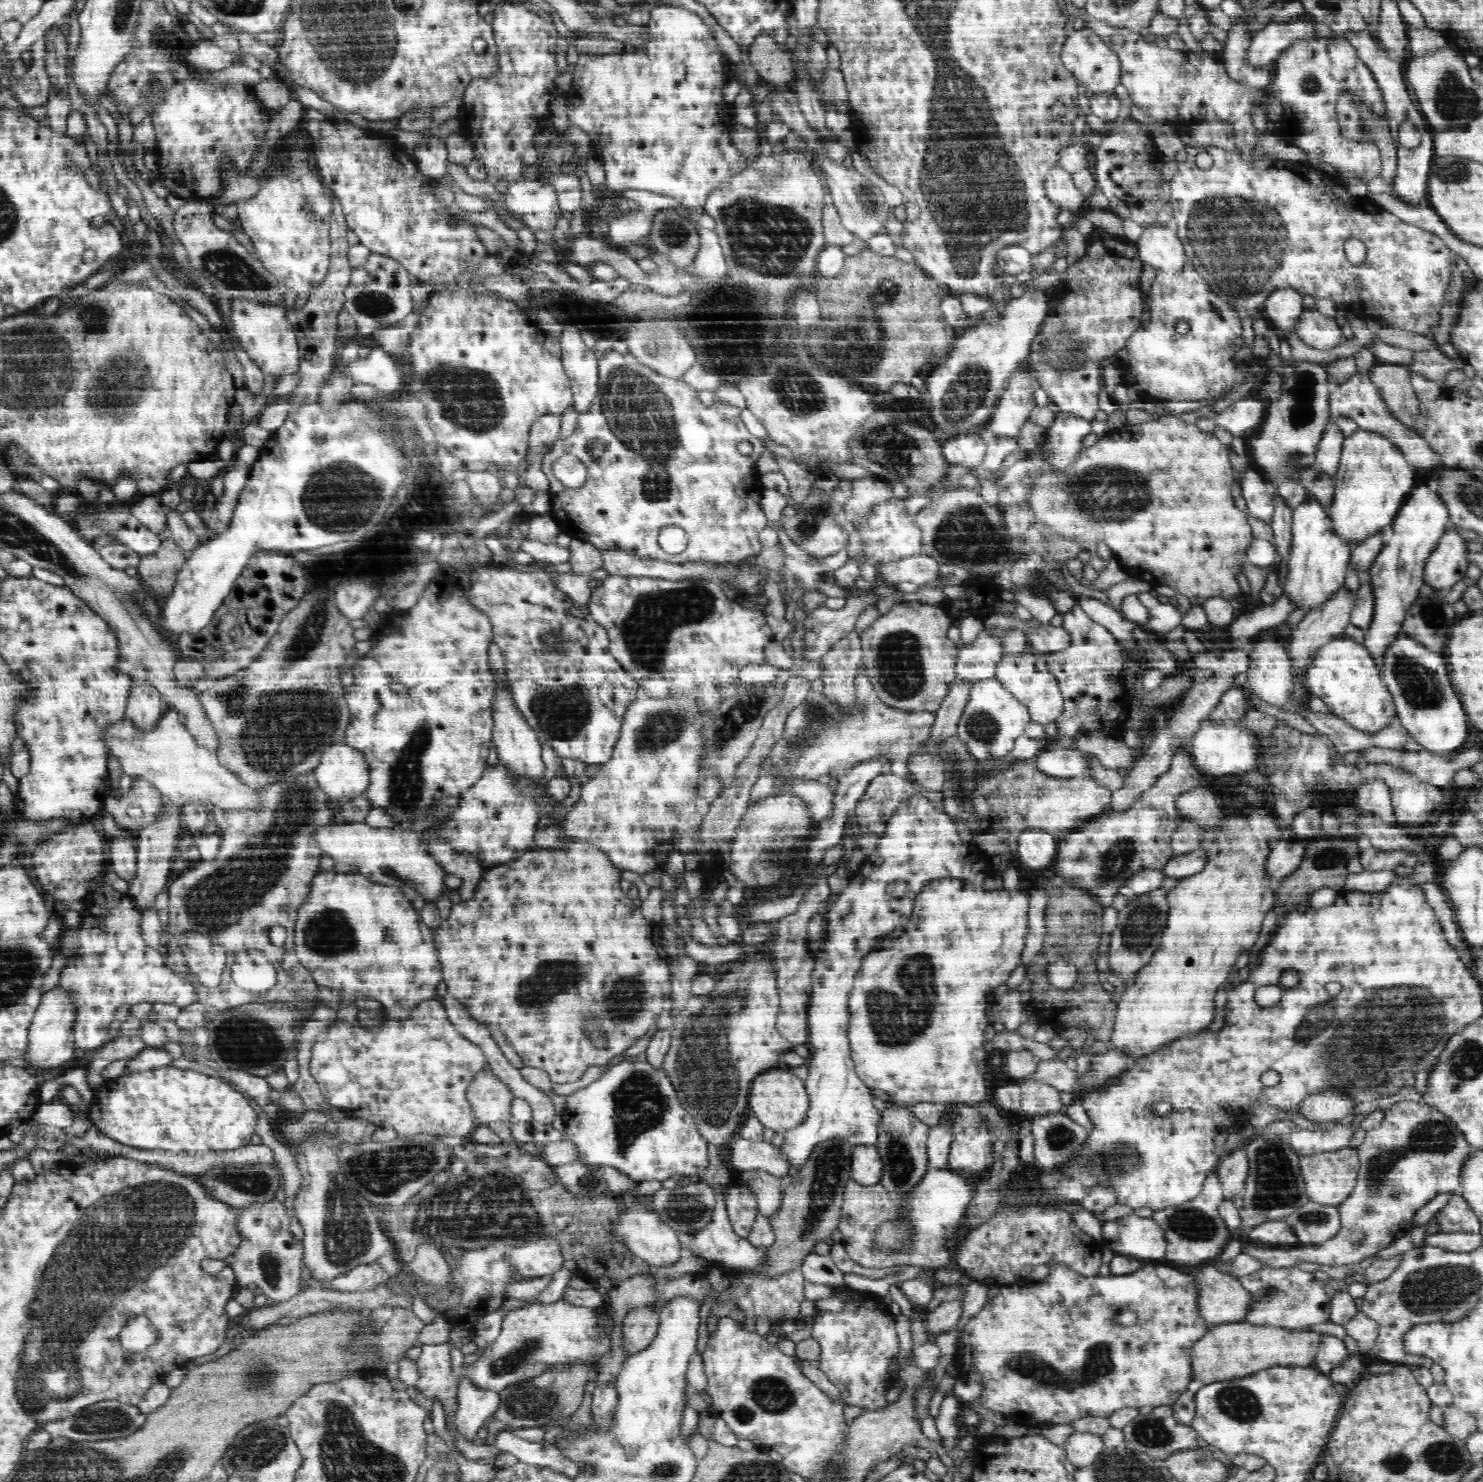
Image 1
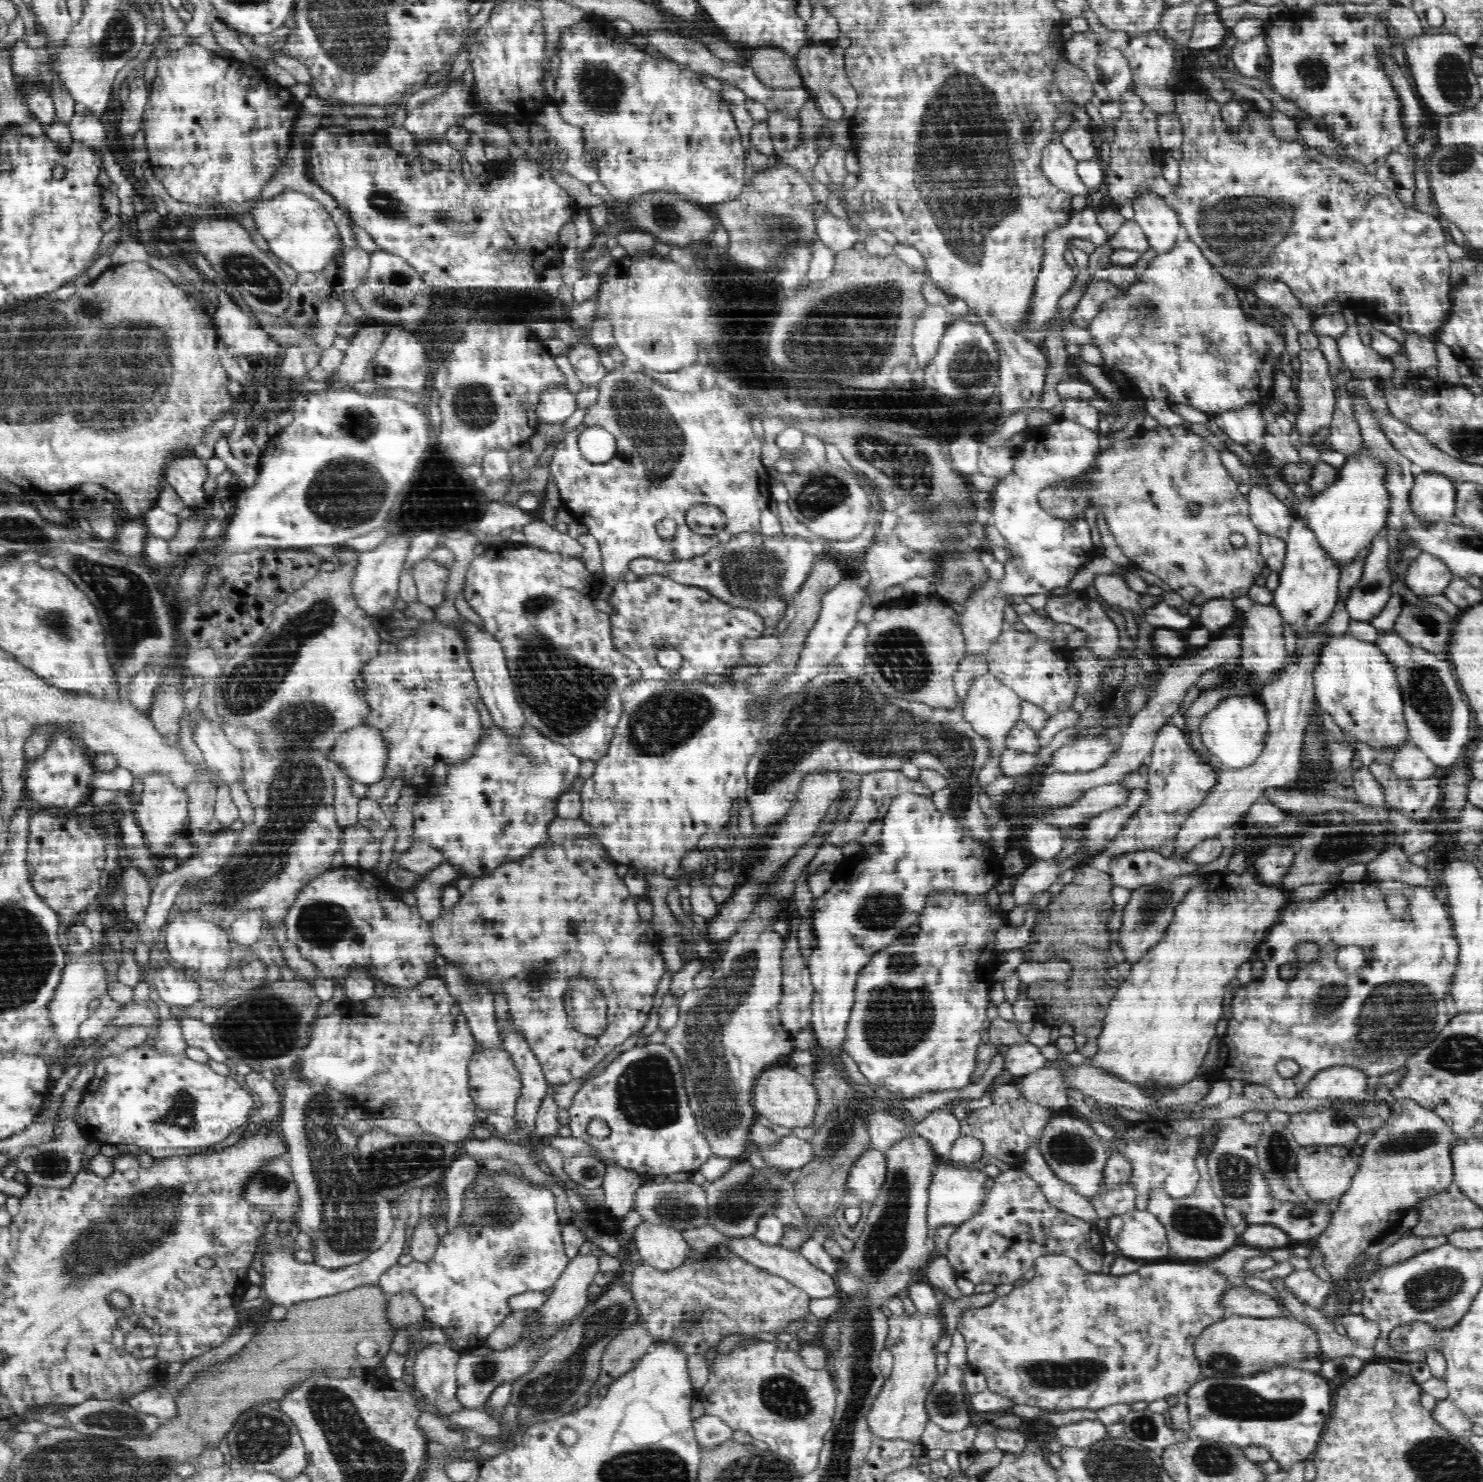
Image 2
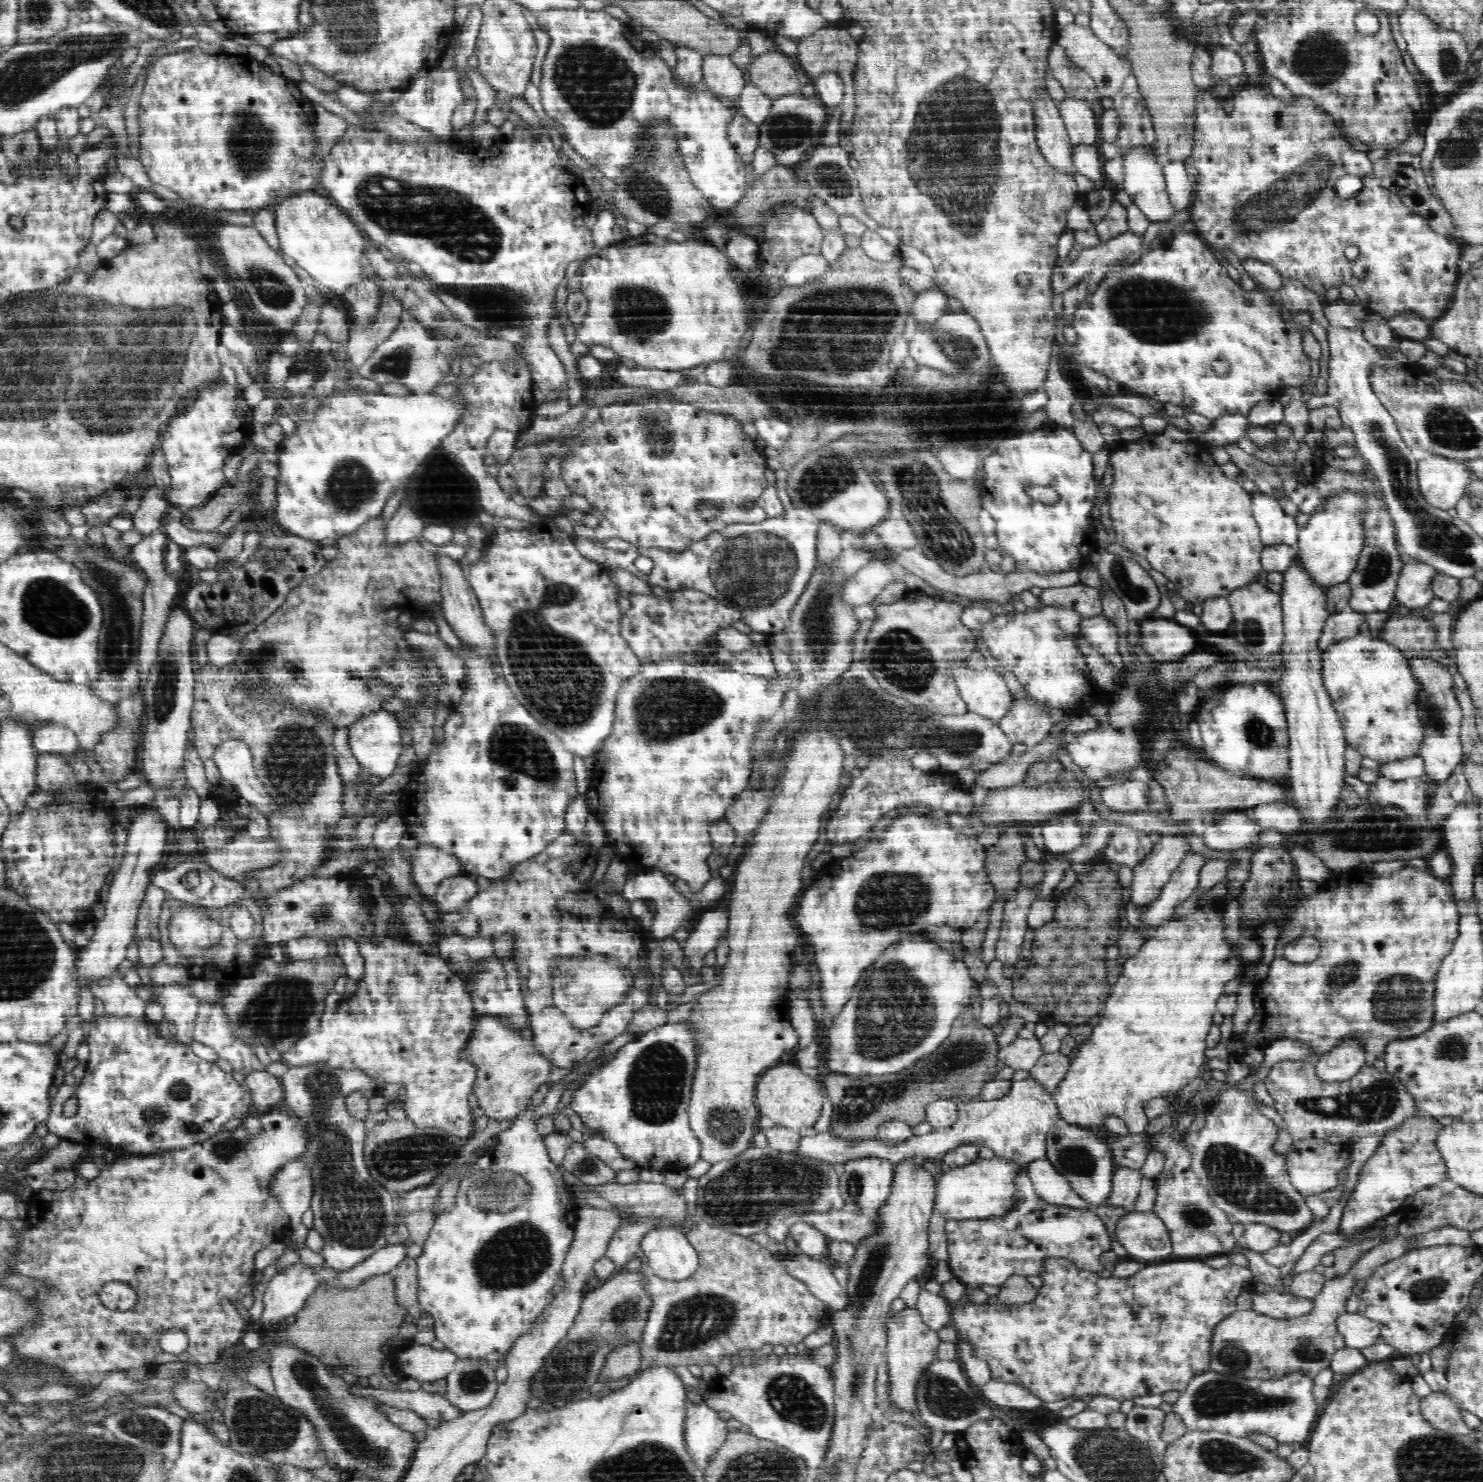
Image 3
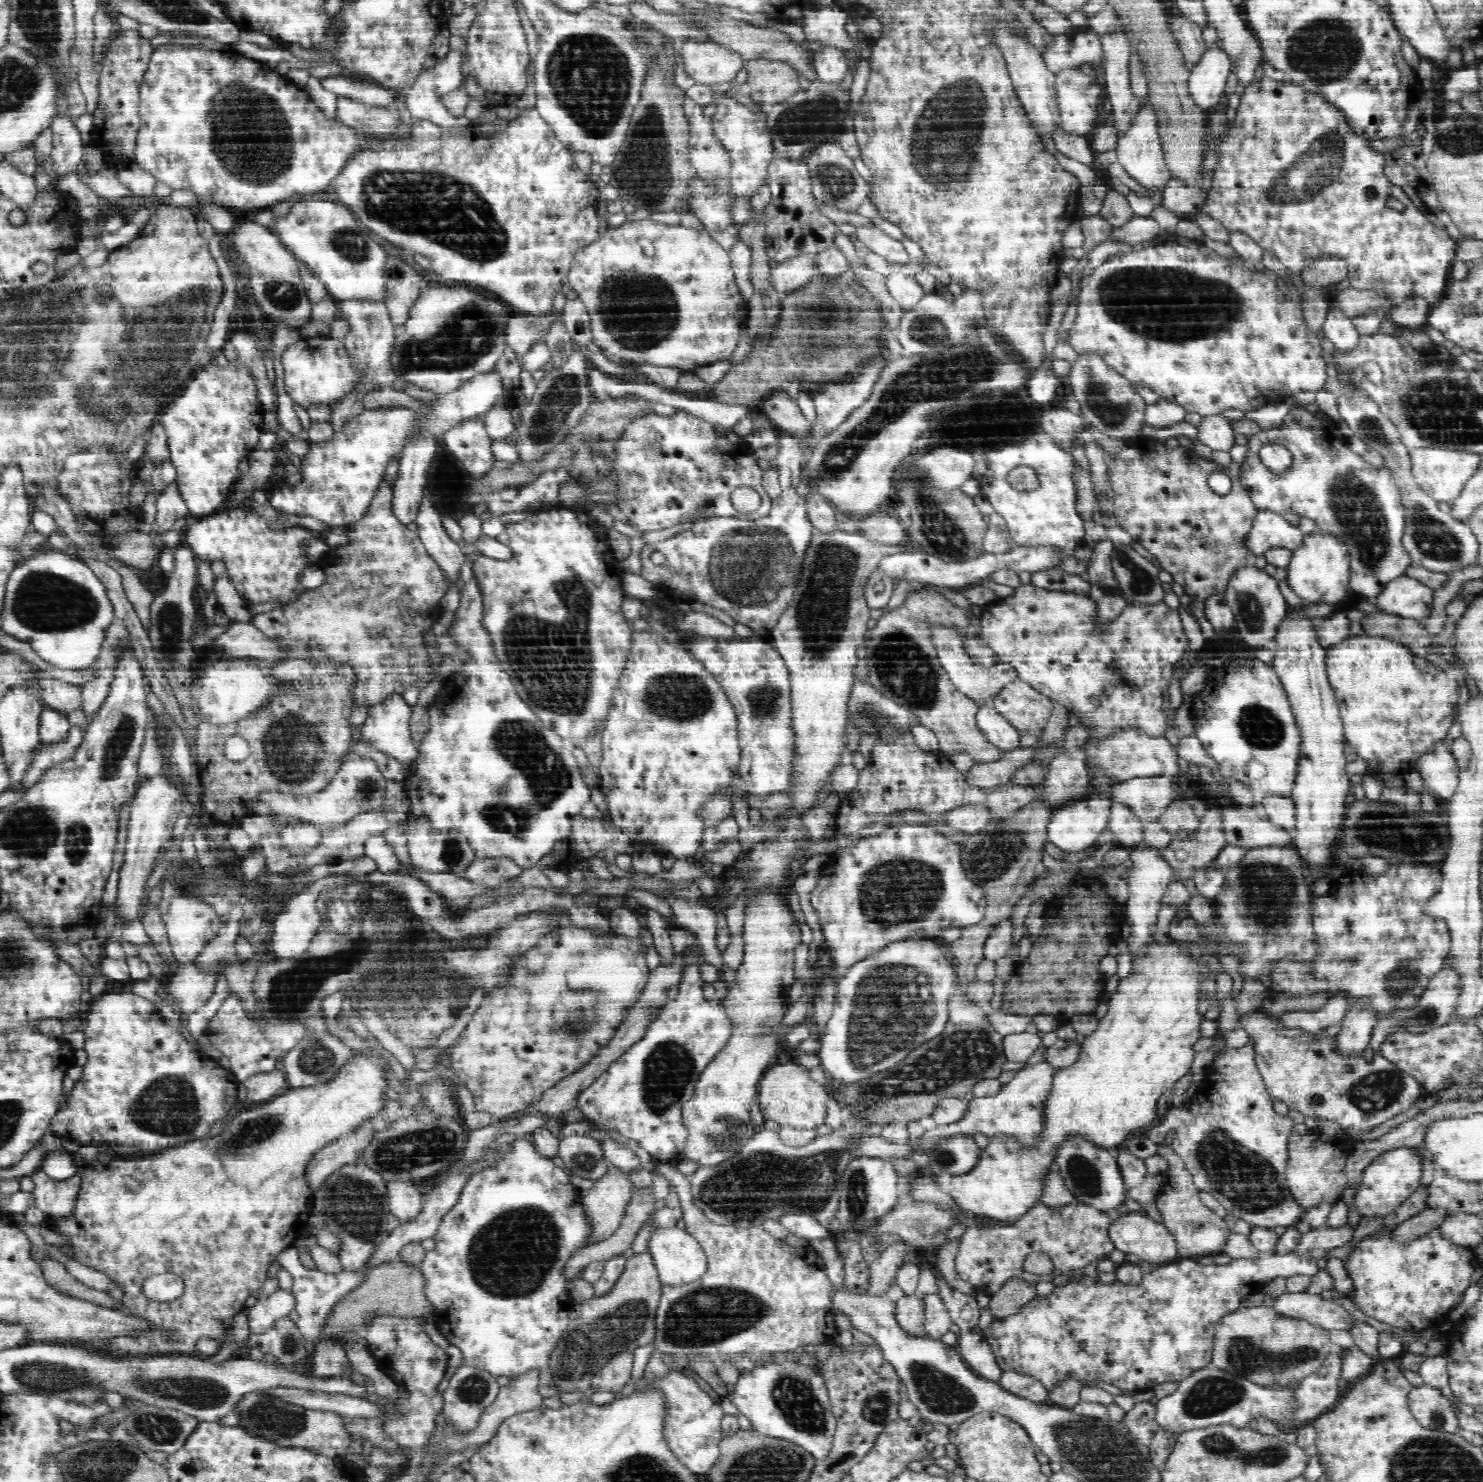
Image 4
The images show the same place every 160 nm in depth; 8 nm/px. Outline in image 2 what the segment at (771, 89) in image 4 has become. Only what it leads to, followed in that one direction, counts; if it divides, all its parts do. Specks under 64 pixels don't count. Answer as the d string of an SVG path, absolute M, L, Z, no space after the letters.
M759 47L753 50L747 65L767 88L789 91L803 87L795 58L777 47Z

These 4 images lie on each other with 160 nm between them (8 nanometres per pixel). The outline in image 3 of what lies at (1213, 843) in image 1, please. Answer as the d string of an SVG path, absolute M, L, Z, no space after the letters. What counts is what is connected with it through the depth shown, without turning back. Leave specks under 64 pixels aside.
M1224 898L1216 900L1211 904L1198 906L1197 911L1190 912L1179 920L1172 920L1165 923L1164 926L1155 929L1154 936L1150 941L1145 941L1138 952L1130 959L1125 959L1121 962L1120 977L1118 982L1111 988L1109 997L1103 1005L1103 1016L1100 1018L1097 1026L1093 1028L1092 1035L1089 1037L1090 1044L1085 1044L1080 1047L1080 1054L1071 1062L1070 1068L1066 1076L1055 1086L1054 1094L1052 1094L1055 1104L1059 1111L1059 1117L1062 1119L1062 1124L1068 1122L1071 1126L1080 1126L1085 1129L1092 1126L1100 1126L1102 1128L1102 1120L1106 1116L1118 1116L1126 1123L1128 1132L1136 1134L1145 1132L1148 1126L1148 1117L1146 1117L1146 1101L1151 1101L1153 1098L1160 1097L1175 1097L1186 1084L1190 1084L1192 1080L1200 1077L1200 1066L1207 1061L1206 1037L1210 1032L1210 1026L1213 1024L1213 1016L1217 1011L1217 1001L1220 996L1225 994L1225 987L1230 980L1240 978L1239 971L1241 970L1241 959L1238 957L1238 951L1232 947L1232 944L1226 942L1224 937L1224 922L1222 922L1222 912L1224 912Z

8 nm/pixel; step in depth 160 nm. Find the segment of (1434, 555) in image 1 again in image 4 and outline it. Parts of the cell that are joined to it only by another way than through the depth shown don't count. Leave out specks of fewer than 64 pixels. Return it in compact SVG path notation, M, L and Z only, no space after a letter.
M1404 574L1384 586L1378 606L1384 613L1424 621L1433 609L1434 591L1424 583Z

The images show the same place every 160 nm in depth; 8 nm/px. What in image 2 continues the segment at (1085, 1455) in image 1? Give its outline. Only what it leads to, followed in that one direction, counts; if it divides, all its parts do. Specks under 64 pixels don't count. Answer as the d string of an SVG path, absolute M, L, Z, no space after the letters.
M1096 1418L1056 1427L1055 1433L1062 1445L1073 1445L1074 1448L1086 1449L1090 1444L1107 1436L1106 1427L1107 1425L1102 1424Z

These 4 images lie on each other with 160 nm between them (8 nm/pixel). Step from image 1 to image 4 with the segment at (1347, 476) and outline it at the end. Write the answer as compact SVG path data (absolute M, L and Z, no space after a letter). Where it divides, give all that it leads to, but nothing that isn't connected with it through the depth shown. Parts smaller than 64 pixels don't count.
M1322 531L1306 534L1302 544L1293 552L1290 565L1287 567L1288 584L1298 596L1310 602L1338 602L1344 598L1344 592L1350 582L1350 562L1346 546L1343 546L1338 538Z

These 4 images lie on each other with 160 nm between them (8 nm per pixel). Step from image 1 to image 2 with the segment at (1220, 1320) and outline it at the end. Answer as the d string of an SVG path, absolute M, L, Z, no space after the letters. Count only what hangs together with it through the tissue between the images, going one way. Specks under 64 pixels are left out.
M1234 1286L1222 1296L1220 1303L1224 1305L1224 1319L1230 1315L1248 1315L1258 1319L1282 1316L1278 1303L1270 1295L1251 1287Z

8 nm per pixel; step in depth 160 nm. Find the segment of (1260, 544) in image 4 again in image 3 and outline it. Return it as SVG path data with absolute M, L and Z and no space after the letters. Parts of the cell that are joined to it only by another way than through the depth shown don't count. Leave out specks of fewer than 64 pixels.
M1256 491L1252 492L1253 496L1253 518L1256 520L1259 529L1259 536L1264 546L1272 545L1295 545L1298 540L1298 530L1300 526L1297 524L1294 516L1288 516L1286 511L1274 498L1262 493L1259 495Z

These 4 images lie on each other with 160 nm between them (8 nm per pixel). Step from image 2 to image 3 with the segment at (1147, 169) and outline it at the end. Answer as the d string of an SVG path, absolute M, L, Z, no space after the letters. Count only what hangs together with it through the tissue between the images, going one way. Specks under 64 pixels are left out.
M1134 74L1125 81L1122 91L1113 96L1114 109L1118 111L1120 126L1116 140L1120 157L1128 152L1130 146L1150 144L1155 150L1153 120L1143 95L1140 93Z

